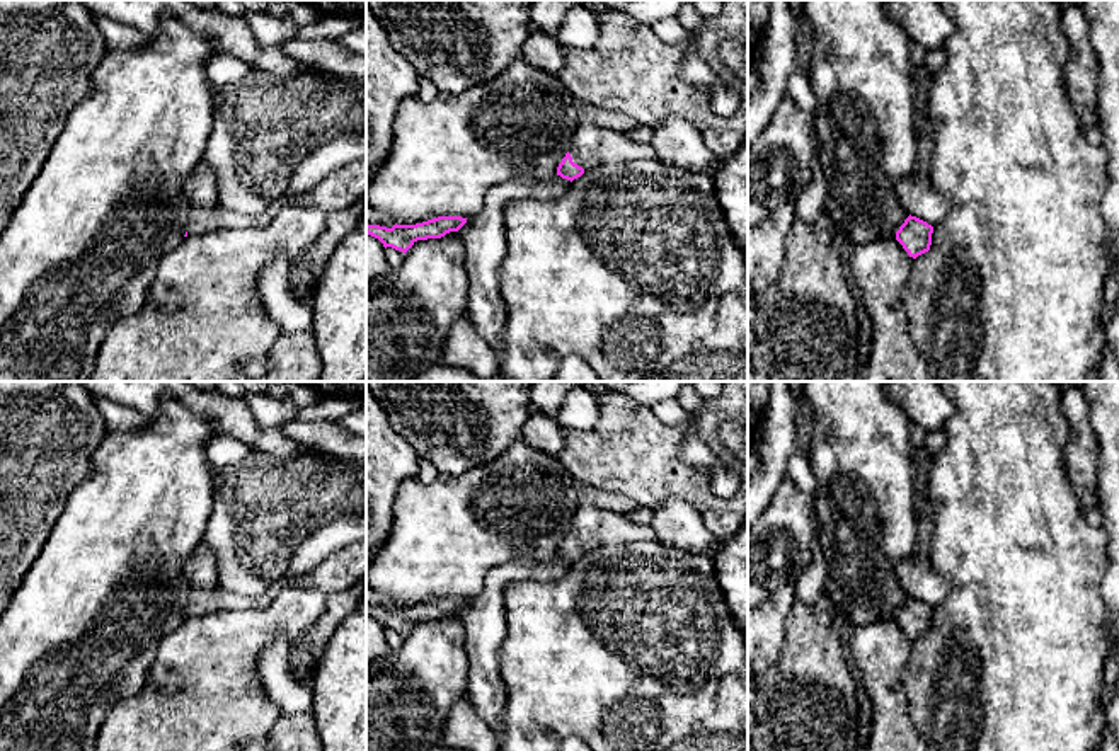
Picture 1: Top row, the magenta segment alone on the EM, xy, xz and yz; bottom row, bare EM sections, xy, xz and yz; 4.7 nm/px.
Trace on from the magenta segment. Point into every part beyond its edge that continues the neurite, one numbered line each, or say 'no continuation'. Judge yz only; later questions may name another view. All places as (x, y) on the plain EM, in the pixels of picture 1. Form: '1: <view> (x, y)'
no continuation

